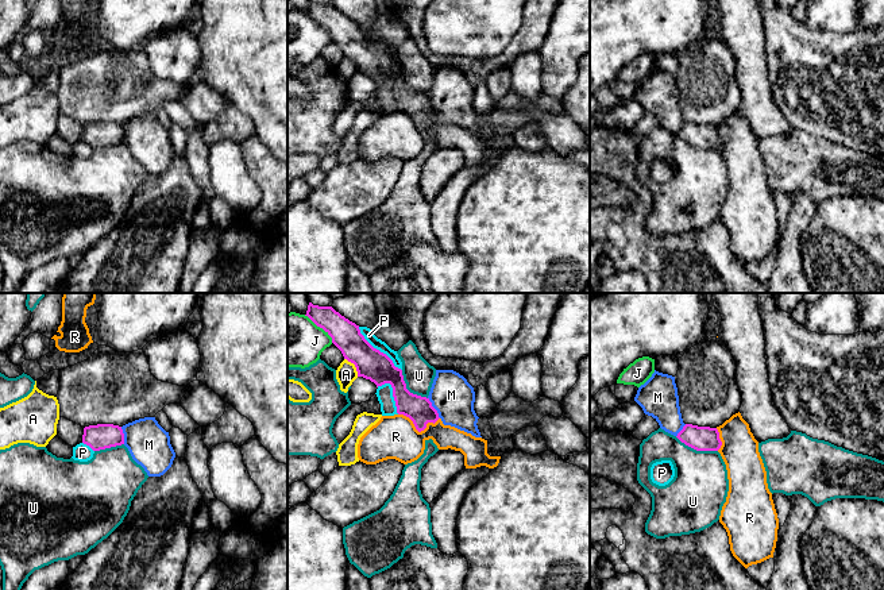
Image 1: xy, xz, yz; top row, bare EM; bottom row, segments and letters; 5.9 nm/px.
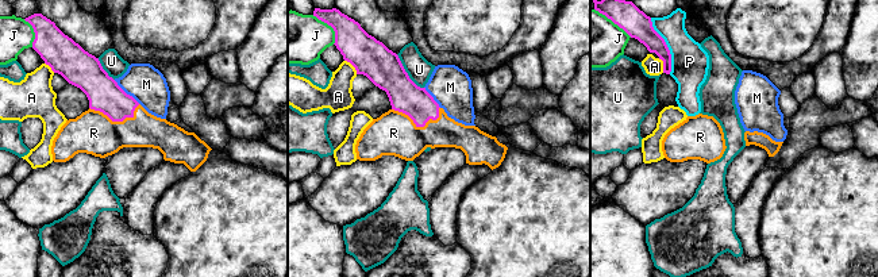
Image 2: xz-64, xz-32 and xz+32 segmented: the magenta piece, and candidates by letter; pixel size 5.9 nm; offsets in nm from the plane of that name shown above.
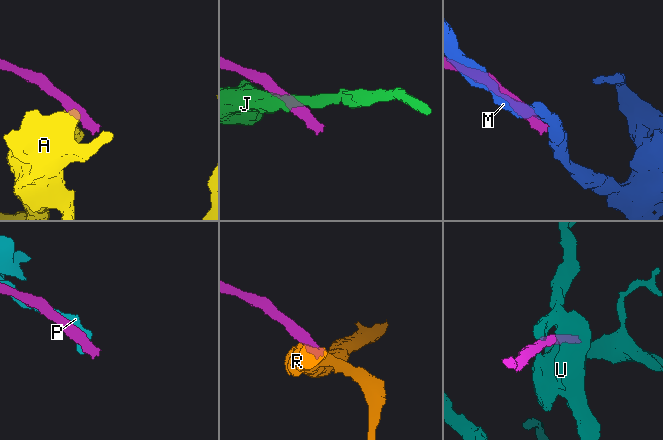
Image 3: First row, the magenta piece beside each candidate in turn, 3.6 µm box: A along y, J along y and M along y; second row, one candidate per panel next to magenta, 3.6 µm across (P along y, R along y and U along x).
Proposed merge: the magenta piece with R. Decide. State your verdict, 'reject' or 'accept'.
accept

